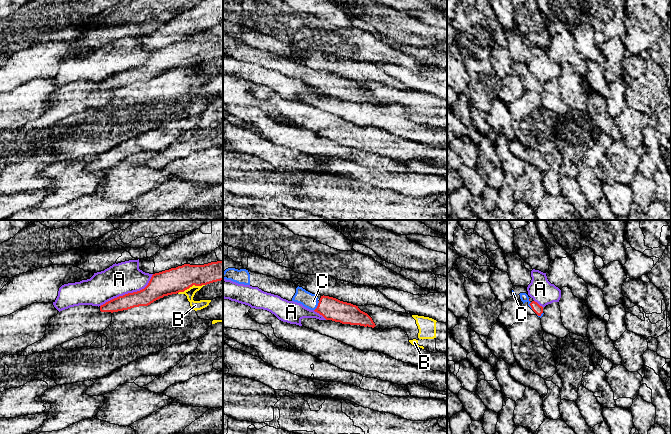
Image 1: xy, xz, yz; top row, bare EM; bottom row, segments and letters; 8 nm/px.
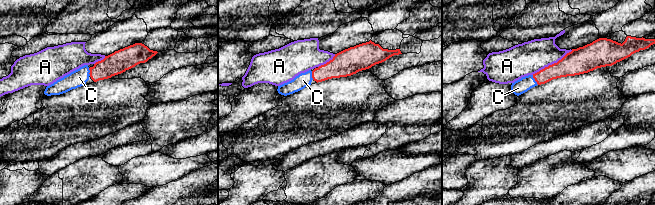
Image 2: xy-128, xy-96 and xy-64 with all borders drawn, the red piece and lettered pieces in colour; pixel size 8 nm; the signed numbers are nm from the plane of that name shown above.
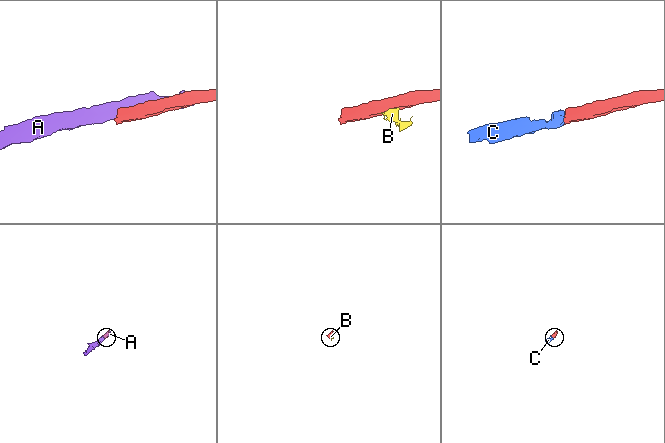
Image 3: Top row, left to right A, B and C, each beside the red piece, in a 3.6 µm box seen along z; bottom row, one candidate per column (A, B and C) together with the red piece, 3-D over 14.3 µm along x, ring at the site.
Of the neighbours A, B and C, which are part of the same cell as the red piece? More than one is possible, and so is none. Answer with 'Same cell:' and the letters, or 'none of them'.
Same cell: C

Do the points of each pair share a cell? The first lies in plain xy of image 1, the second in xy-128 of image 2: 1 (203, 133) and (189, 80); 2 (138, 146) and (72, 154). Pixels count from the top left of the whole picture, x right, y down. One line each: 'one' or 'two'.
1: two
2: one

